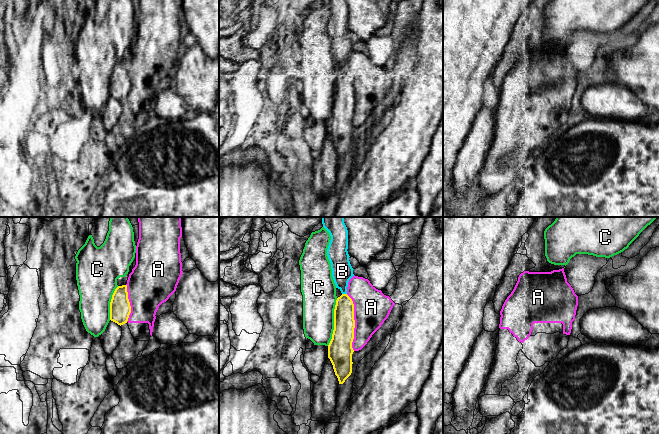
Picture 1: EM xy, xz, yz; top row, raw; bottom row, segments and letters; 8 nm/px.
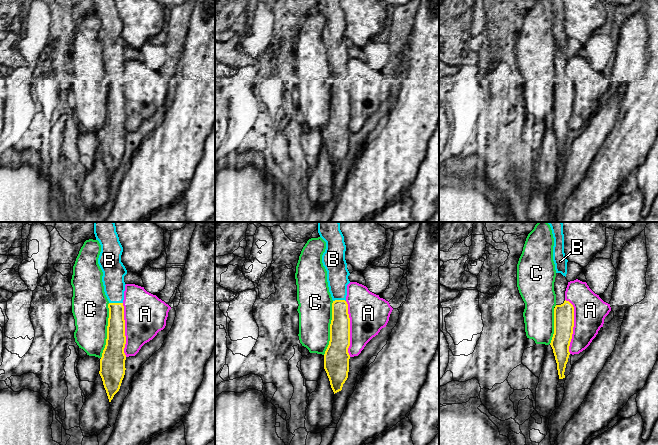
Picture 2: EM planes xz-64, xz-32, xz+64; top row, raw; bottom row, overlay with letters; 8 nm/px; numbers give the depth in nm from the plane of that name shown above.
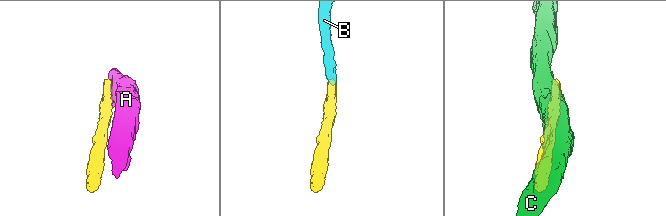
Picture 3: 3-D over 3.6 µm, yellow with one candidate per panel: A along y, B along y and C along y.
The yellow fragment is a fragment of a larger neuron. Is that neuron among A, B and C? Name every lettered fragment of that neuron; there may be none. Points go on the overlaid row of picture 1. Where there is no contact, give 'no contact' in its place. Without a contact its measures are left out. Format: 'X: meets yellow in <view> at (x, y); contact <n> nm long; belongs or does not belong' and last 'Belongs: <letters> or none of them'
A: meets yellow in xz at (354, 322); contact 460 nm long; does not belong
B: meets yellow in xz at (344, 294); contact 40 nm long; belongs
C: meets yellow in xz at (334, 322); contact 400 nm long; does not belong
Belongs: B

